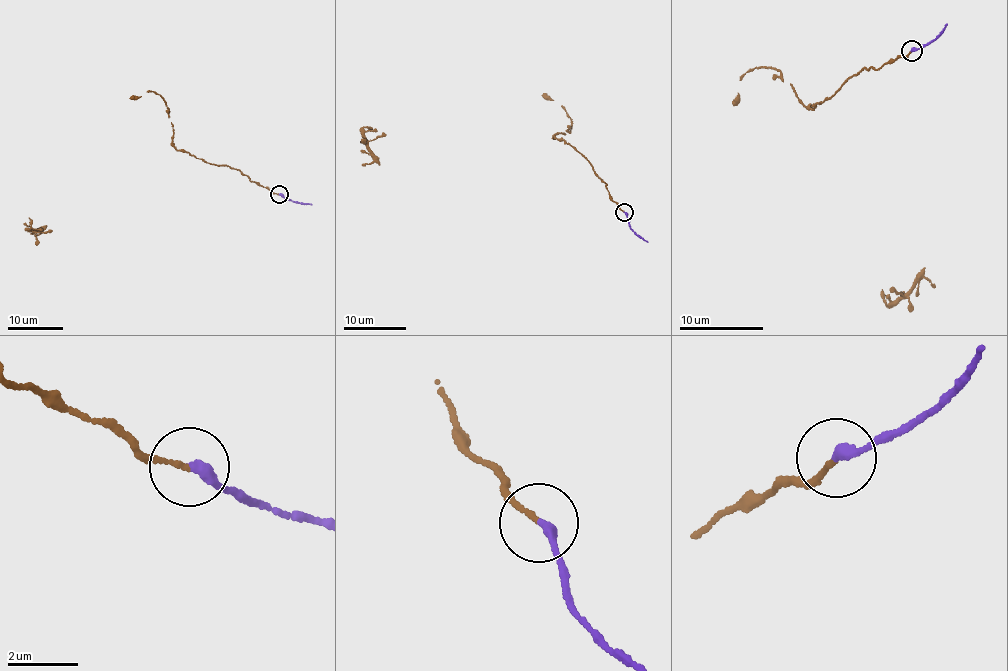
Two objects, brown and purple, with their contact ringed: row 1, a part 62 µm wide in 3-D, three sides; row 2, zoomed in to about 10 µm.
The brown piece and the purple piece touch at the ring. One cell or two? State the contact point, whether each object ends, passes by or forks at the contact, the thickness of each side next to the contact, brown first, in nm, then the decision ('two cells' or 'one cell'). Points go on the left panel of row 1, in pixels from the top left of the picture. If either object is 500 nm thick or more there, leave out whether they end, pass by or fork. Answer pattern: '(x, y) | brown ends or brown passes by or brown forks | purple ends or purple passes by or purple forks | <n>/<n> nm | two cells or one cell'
(279, 194) | brown ends | purple ends | 130/300 nm | two cells

